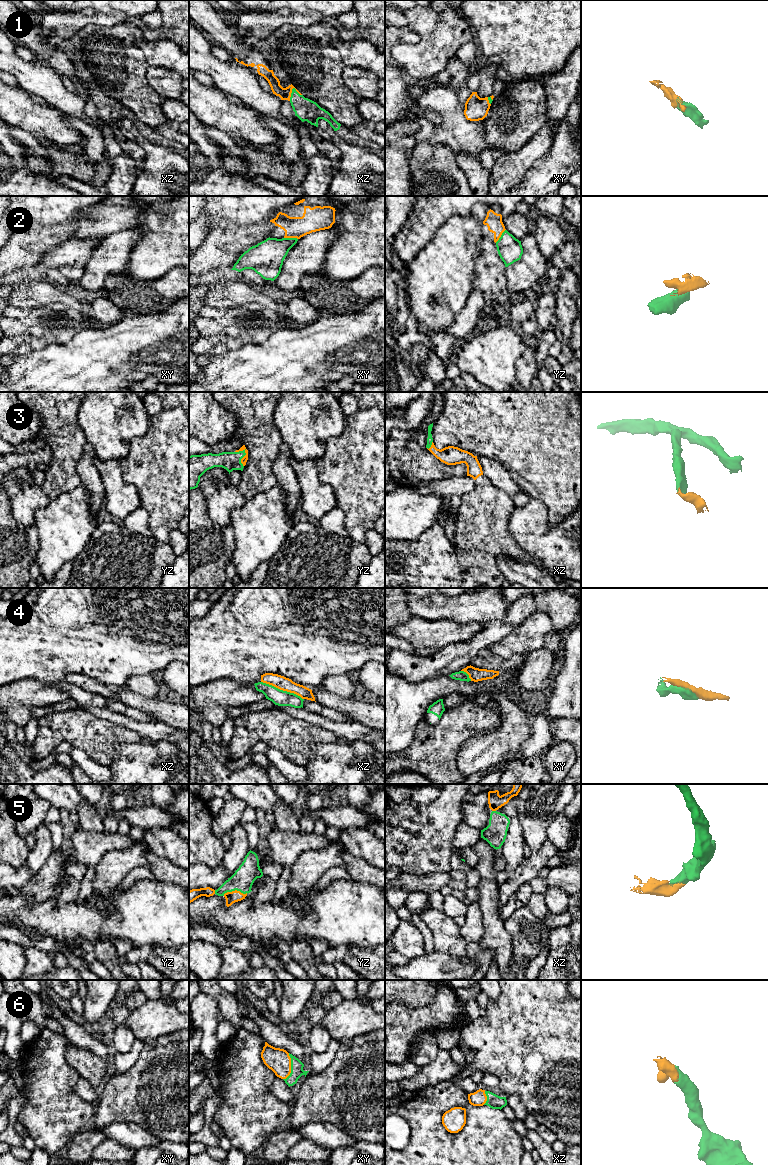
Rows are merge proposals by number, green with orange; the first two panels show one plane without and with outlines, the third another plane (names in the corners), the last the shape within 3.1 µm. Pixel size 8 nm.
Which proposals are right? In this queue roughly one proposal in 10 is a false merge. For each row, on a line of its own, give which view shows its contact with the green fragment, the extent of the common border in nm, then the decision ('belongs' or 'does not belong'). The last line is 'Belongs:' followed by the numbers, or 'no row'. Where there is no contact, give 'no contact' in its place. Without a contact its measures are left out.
1: xz | 120 nm | belongs
2: xy | 110 nm | does not belong
3: yz | 150 nm | belongs
4: xz | 380 nm | does not belong
5: yz | 200 nm | belongs
6: xy | 220 nm | belongs
Belongs: 1, 3, 5, 6

